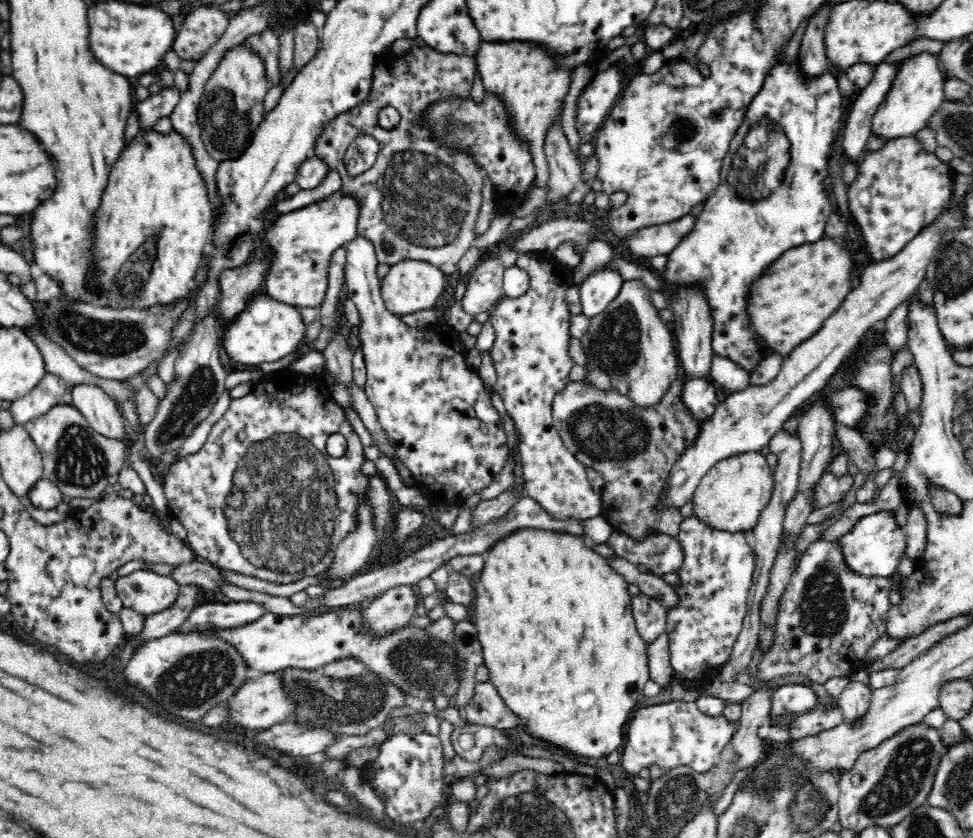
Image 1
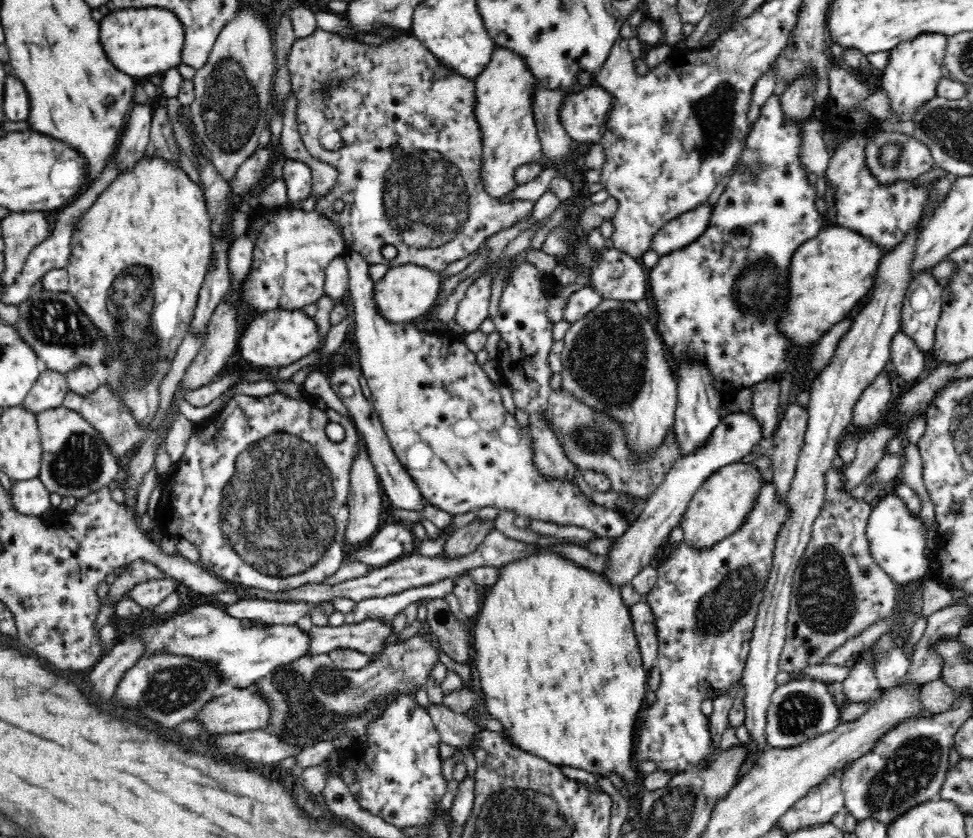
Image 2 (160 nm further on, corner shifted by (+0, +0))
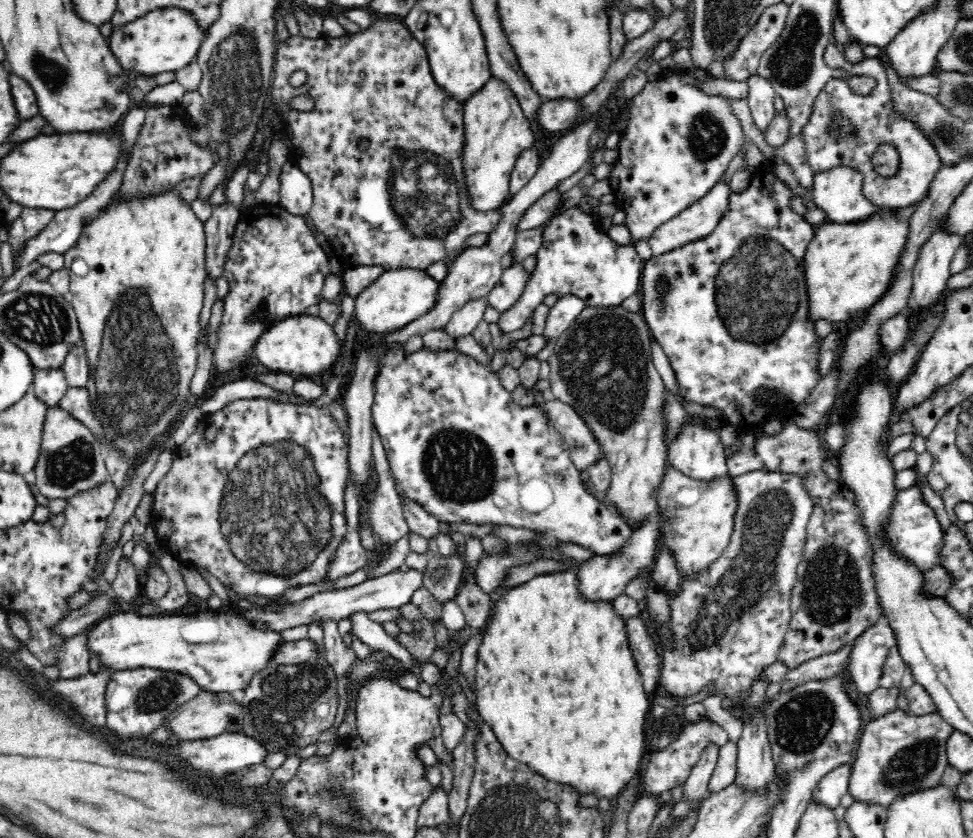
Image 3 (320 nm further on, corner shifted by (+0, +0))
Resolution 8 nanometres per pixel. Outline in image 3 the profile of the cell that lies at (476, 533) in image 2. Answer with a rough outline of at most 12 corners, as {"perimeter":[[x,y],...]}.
{"perimeter":[[430,554],[423,586],[444,606],[459,593],[464,555]]}

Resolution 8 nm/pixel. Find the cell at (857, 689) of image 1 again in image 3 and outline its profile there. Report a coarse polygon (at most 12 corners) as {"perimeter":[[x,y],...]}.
{"perimeter":[[883,619],[852,641],[848,672],[861,694],[879,687],[895,644]]}

